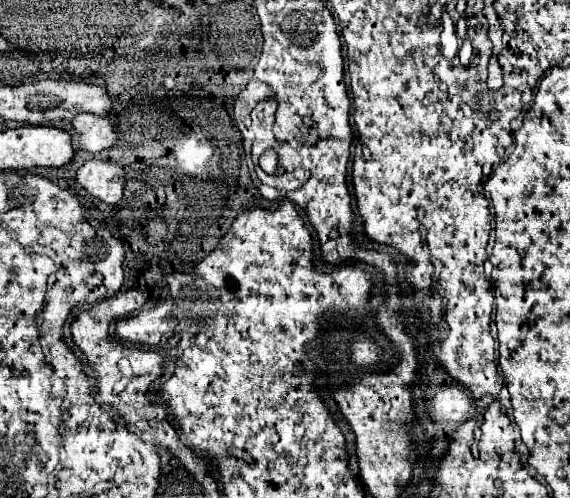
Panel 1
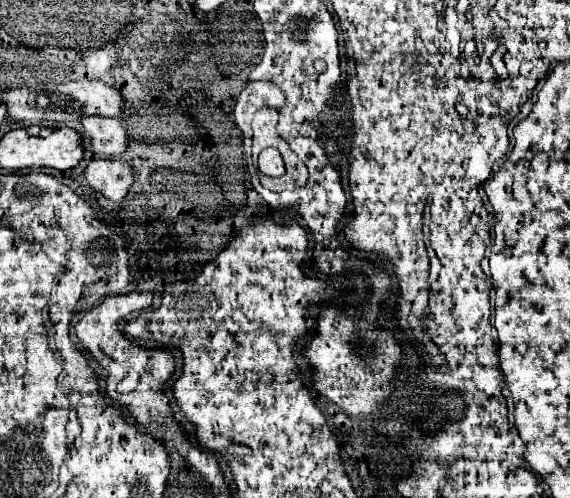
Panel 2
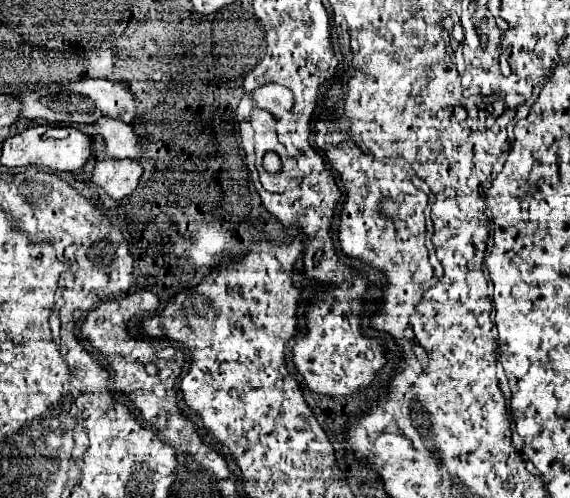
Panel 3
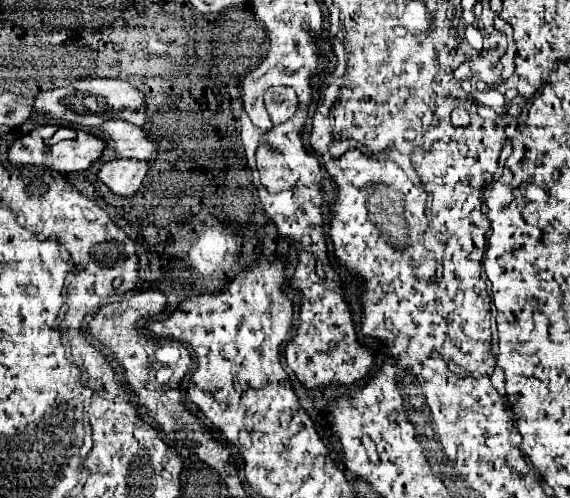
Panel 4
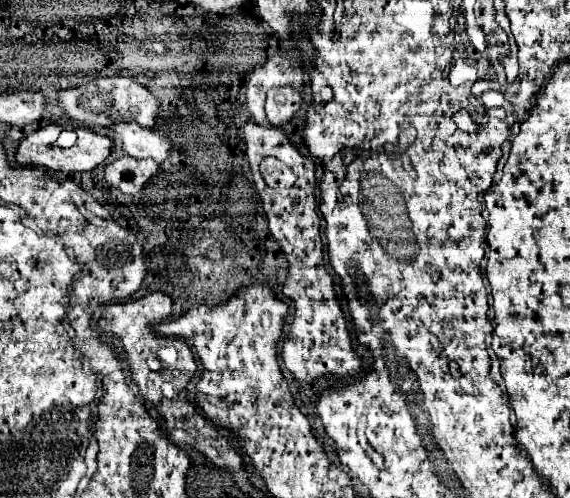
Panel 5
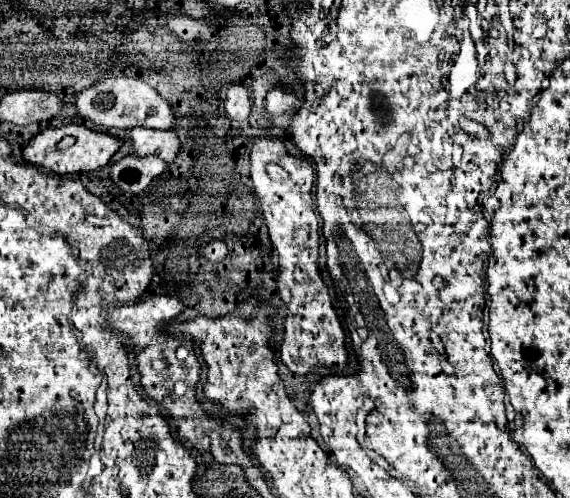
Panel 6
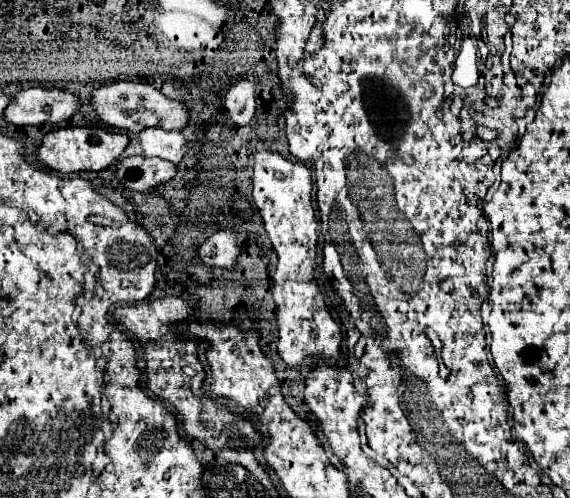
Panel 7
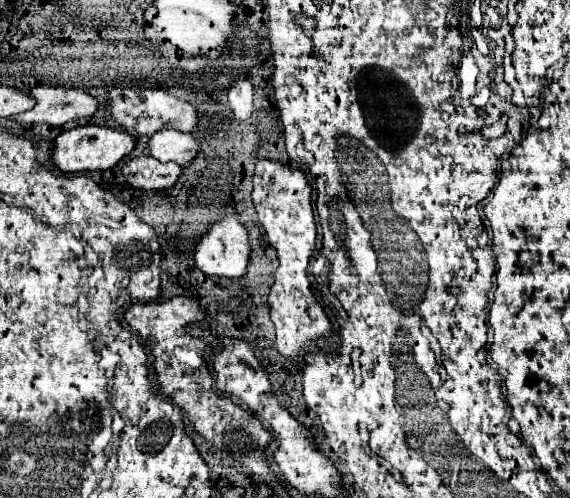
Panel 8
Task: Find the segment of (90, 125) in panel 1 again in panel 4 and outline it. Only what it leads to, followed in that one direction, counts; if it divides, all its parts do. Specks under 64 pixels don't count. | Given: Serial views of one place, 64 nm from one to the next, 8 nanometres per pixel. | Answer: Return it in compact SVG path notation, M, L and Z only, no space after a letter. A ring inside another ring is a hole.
M112 120L106 122L104 132L112 136L116 154L120 158L136 158L136 160L156 160L158 158L158 144L152 142L146 132L130 122Z

